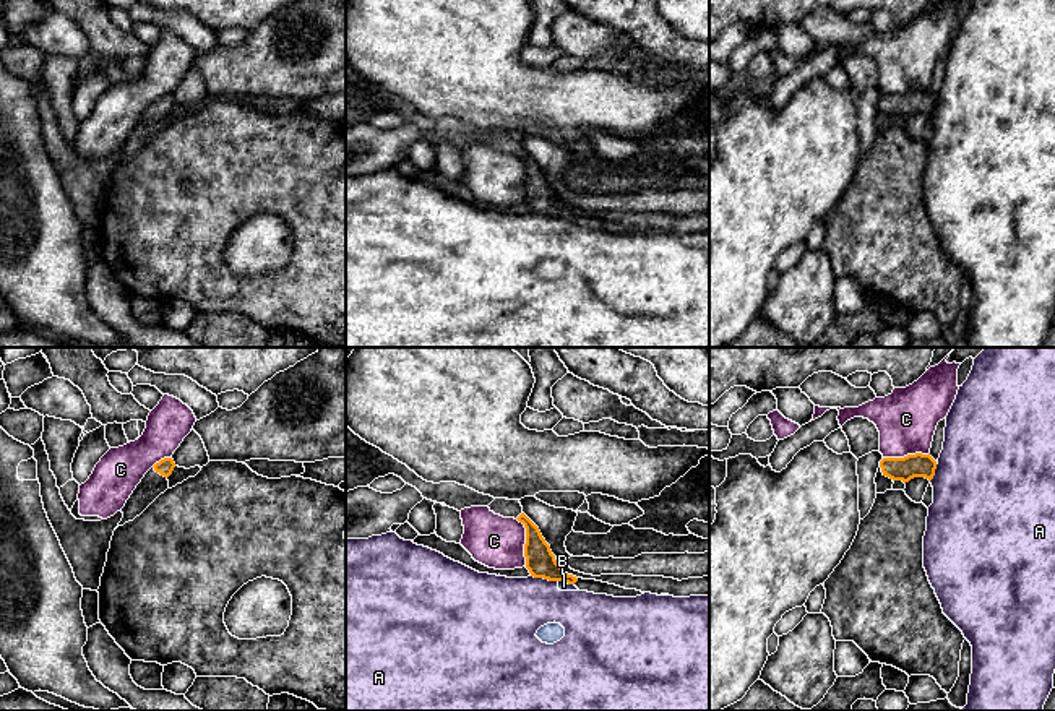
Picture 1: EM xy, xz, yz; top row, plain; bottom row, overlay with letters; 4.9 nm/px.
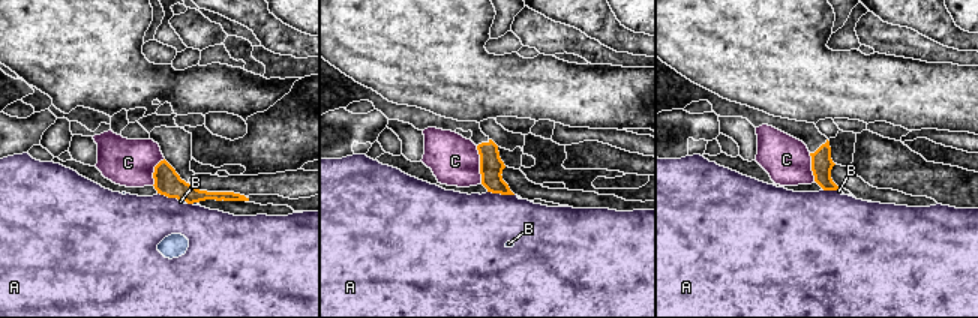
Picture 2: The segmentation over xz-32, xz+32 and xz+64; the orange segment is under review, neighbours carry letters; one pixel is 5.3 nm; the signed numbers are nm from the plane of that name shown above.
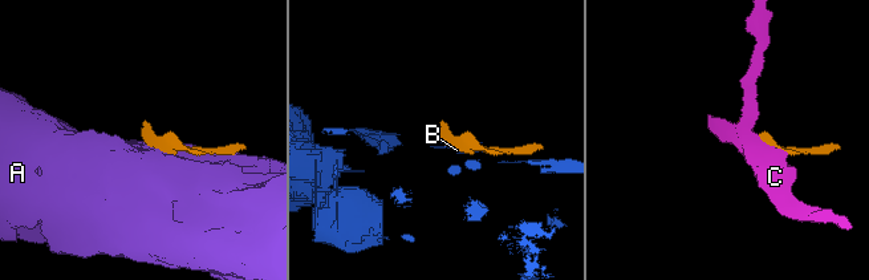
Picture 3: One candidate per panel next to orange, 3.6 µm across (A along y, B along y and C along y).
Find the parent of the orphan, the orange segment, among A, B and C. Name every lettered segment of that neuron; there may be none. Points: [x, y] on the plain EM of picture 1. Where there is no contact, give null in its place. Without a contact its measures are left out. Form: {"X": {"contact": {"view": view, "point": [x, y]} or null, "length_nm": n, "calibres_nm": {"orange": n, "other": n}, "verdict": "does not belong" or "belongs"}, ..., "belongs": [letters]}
{"A": {"contact": {"view": "xz", "point": [544, 215]}, "length_nm": 140, "calibres_nm": {"orange": 150, "other": 360}, "verdict": "does not belong"}, "B": {"contact": {"view": "xz", "point": [567, 218]}, "length_nm": 80, "calibres_nm": {"orange": 150, "other": 50}, "verdict": "does not belong"}, "C": {"contact": {"view": "xz", "point": [526, 179]}, "length_nm": 240, "calibres_nm": {"orange": 150, "other": 260}, "verdict": "does not belong"}, "belongs": []}

